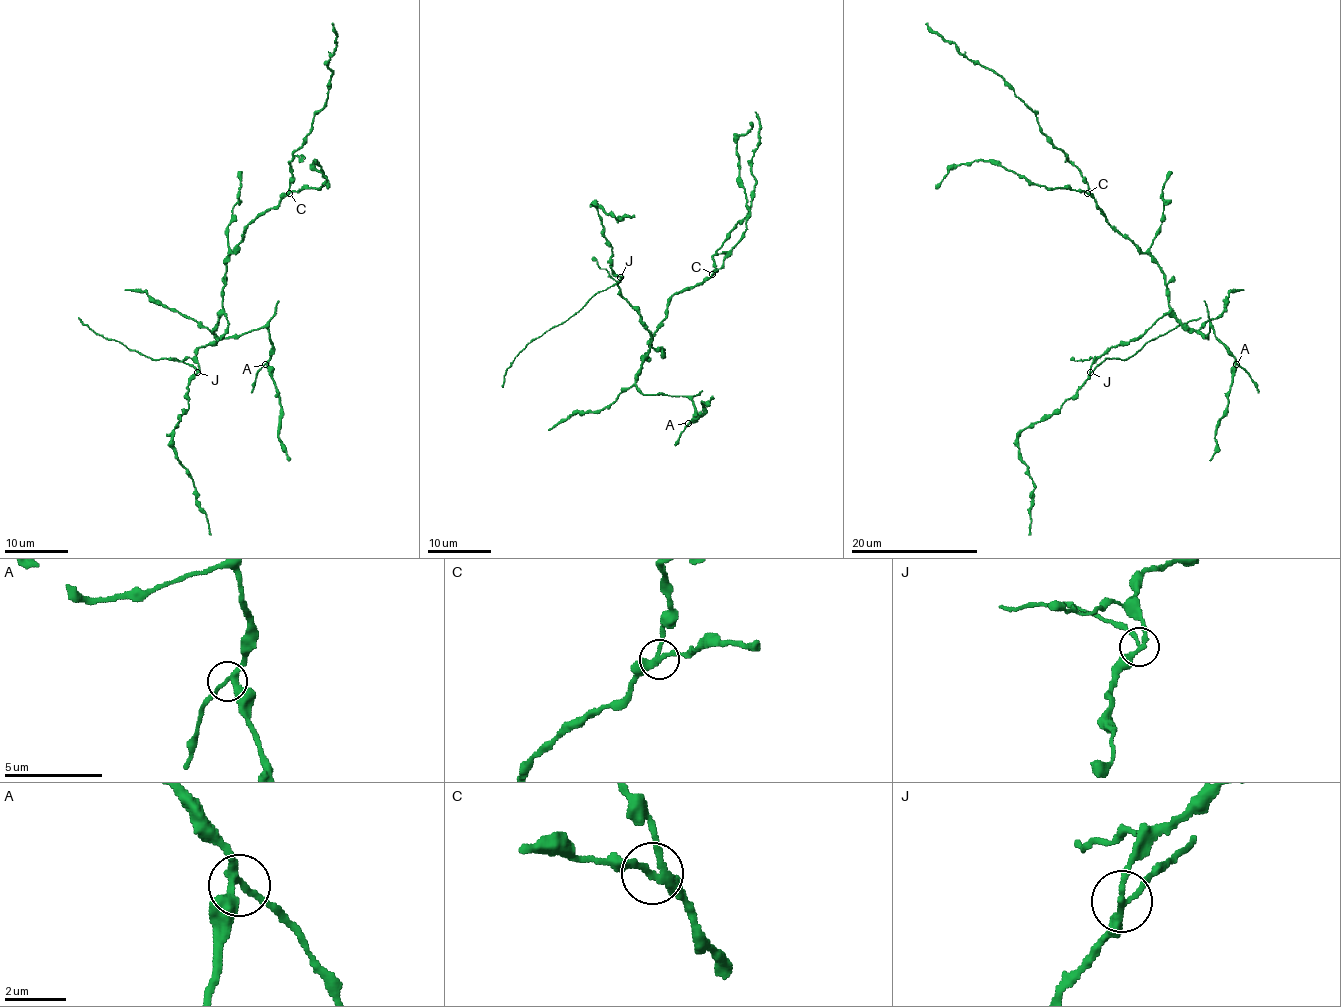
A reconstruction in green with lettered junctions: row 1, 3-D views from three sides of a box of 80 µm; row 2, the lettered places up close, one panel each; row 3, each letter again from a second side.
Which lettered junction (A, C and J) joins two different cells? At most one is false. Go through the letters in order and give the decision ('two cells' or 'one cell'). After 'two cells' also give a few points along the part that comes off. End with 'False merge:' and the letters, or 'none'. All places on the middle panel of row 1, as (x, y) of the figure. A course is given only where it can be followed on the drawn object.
A: one cell
C: one cell
J: two cells; course (620, 277), (560, 325), (552, 326), (528, 344), (514, 359), (501, 386)
False merge: J

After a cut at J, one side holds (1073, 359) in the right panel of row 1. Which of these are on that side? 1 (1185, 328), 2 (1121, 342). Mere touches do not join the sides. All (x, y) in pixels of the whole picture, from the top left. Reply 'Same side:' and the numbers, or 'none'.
Same side: 1, 2

